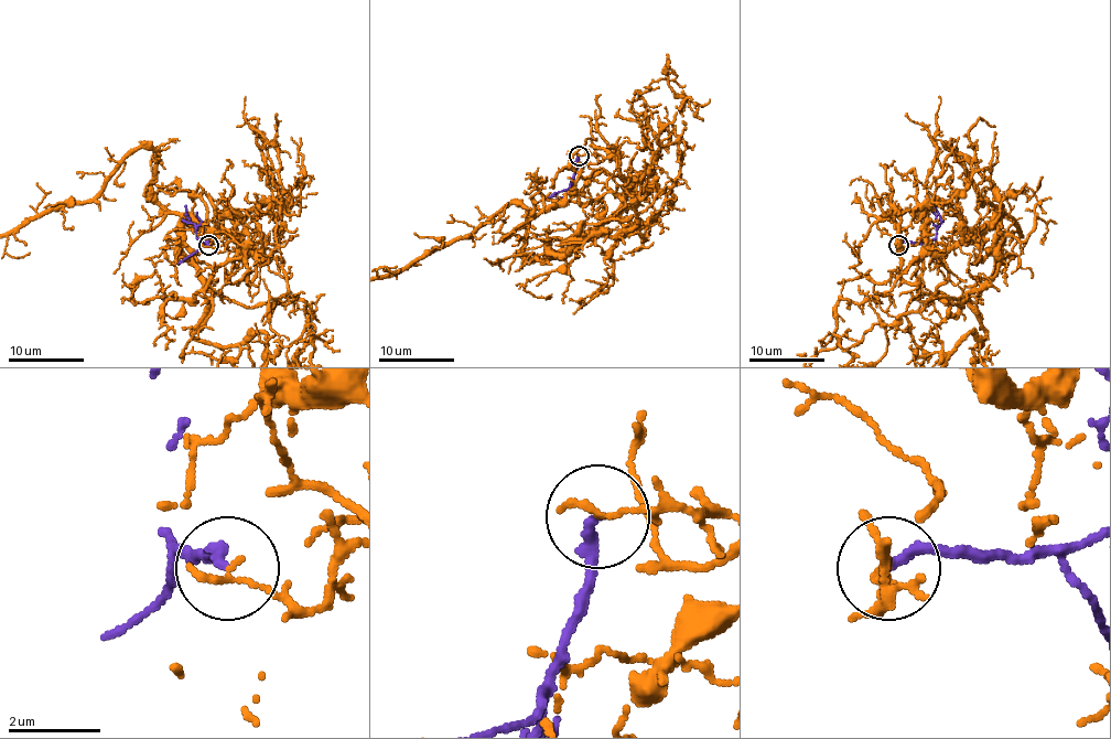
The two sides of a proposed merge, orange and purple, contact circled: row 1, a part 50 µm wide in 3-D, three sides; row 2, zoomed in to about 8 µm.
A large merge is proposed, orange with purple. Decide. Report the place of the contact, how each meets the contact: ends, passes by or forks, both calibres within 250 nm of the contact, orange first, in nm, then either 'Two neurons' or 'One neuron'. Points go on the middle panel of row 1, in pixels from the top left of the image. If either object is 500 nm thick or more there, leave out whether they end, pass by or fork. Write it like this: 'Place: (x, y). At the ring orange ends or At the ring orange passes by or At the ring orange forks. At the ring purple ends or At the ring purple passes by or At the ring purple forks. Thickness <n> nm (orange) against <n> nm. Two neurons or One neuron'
Place: (579, 156). At the ring orange ends. At the ring purple ends. Thickness 170 nm (orange) against 240 nm. Two neurons

